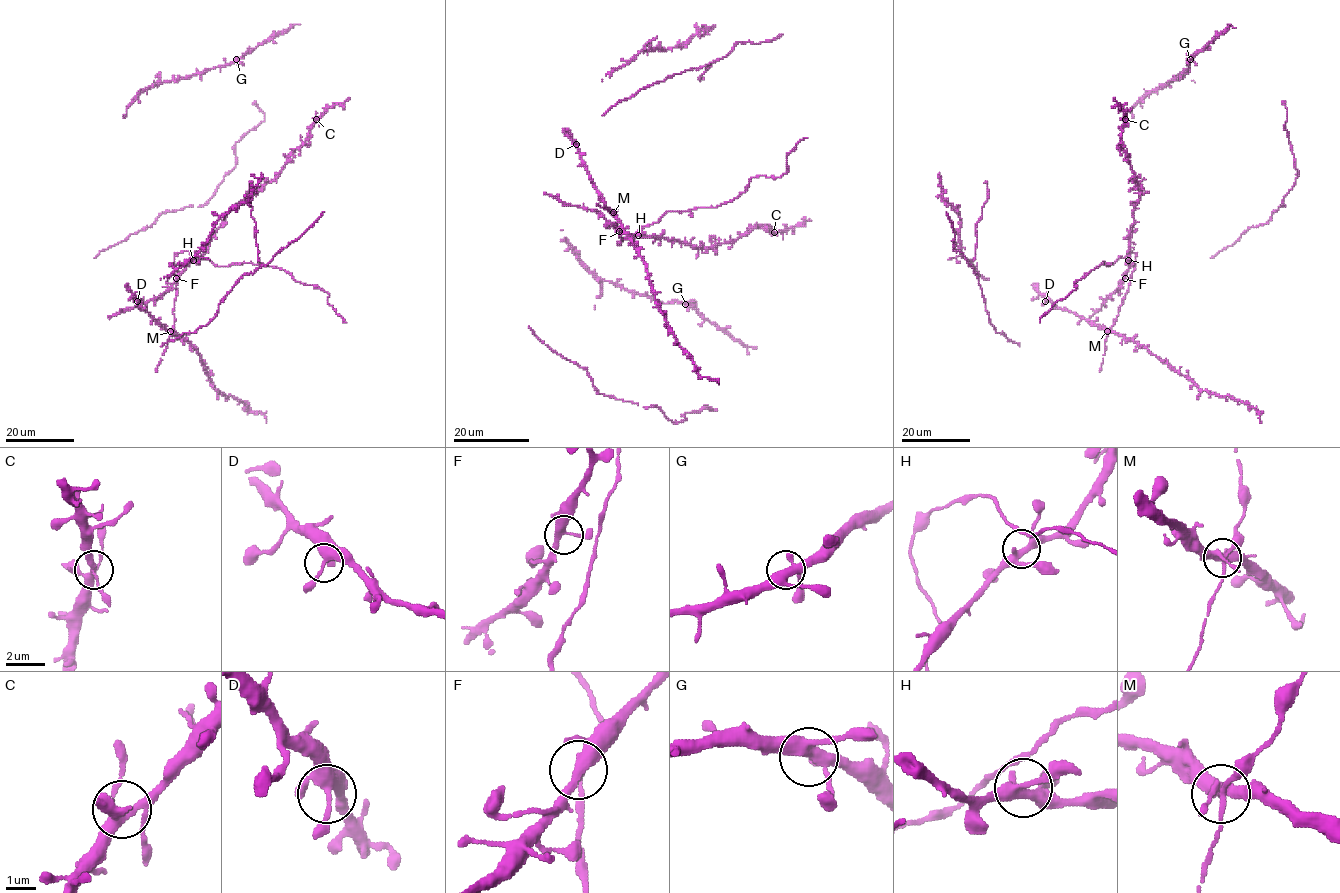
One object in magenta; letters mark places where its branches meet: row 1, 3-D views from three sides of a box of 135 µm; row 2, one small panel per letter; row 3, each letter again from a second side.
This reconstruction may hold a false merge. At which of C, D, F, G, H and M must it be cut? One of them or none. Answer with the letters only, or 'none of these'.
none of these

